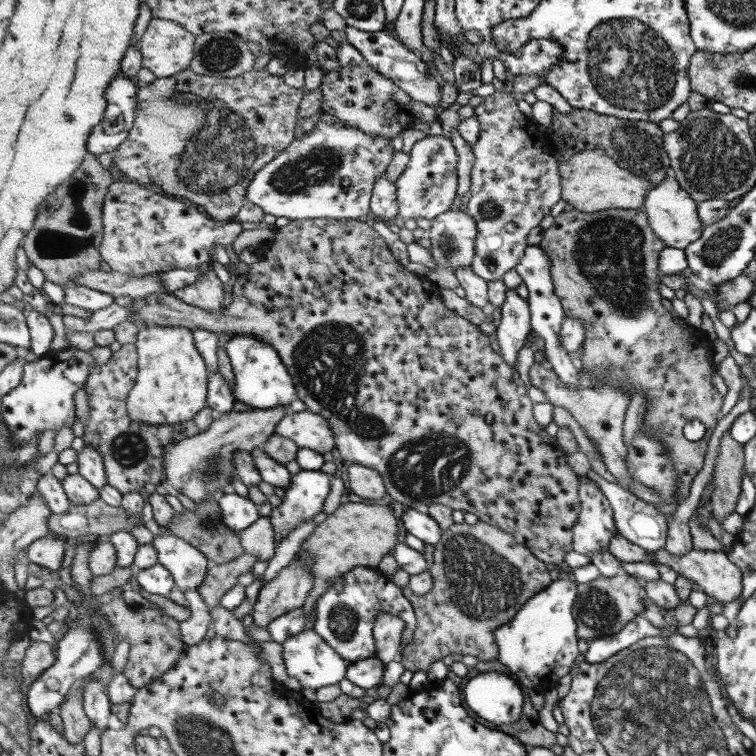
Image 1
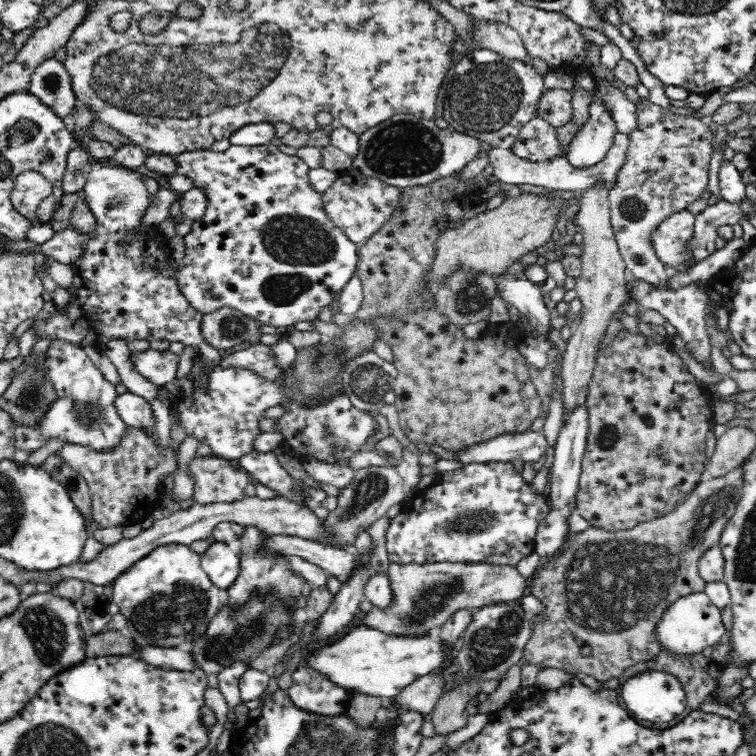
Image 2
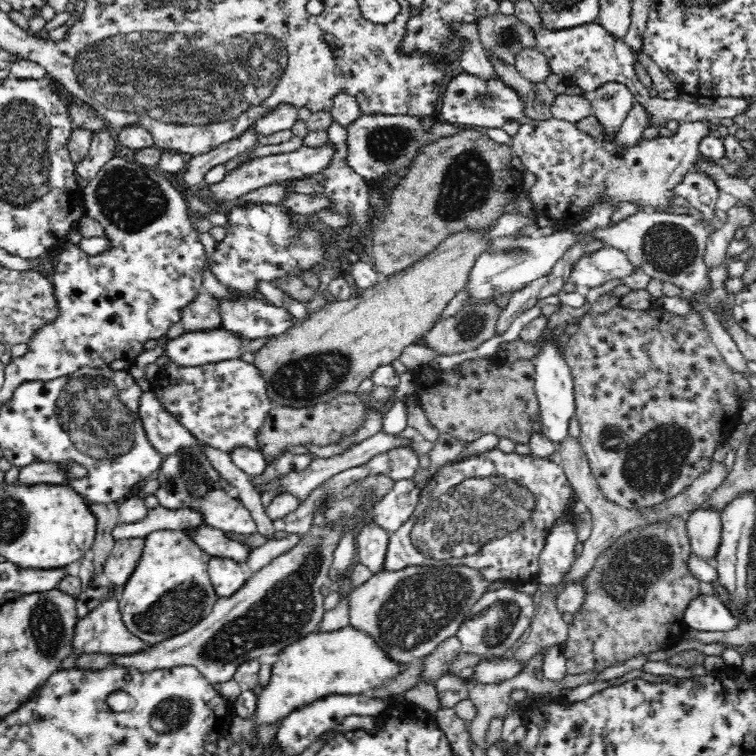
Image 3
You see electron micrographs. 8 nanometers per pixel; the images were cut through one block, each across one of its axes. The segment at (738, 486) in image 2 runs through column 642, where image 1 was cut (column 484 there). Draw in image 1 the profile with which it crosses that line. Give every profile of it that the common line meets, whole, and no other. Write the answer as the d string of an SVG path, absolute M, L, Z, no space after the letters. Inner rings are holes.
M479 520L474 525L455 523L443 531L442 541L434 545L434 561L430 571L434 587L424 595L415 594L408 586L400 586L403 596L411 601L418 618L415 640L401 650L401 663L412 673L428 672L433 662L441 661L452 654L469 655L481 662L499 660L499 642L495 632L514 620L530 598L539 594L555 580L547 563L534 555L530 547L516 540L514 535L499 526Z

